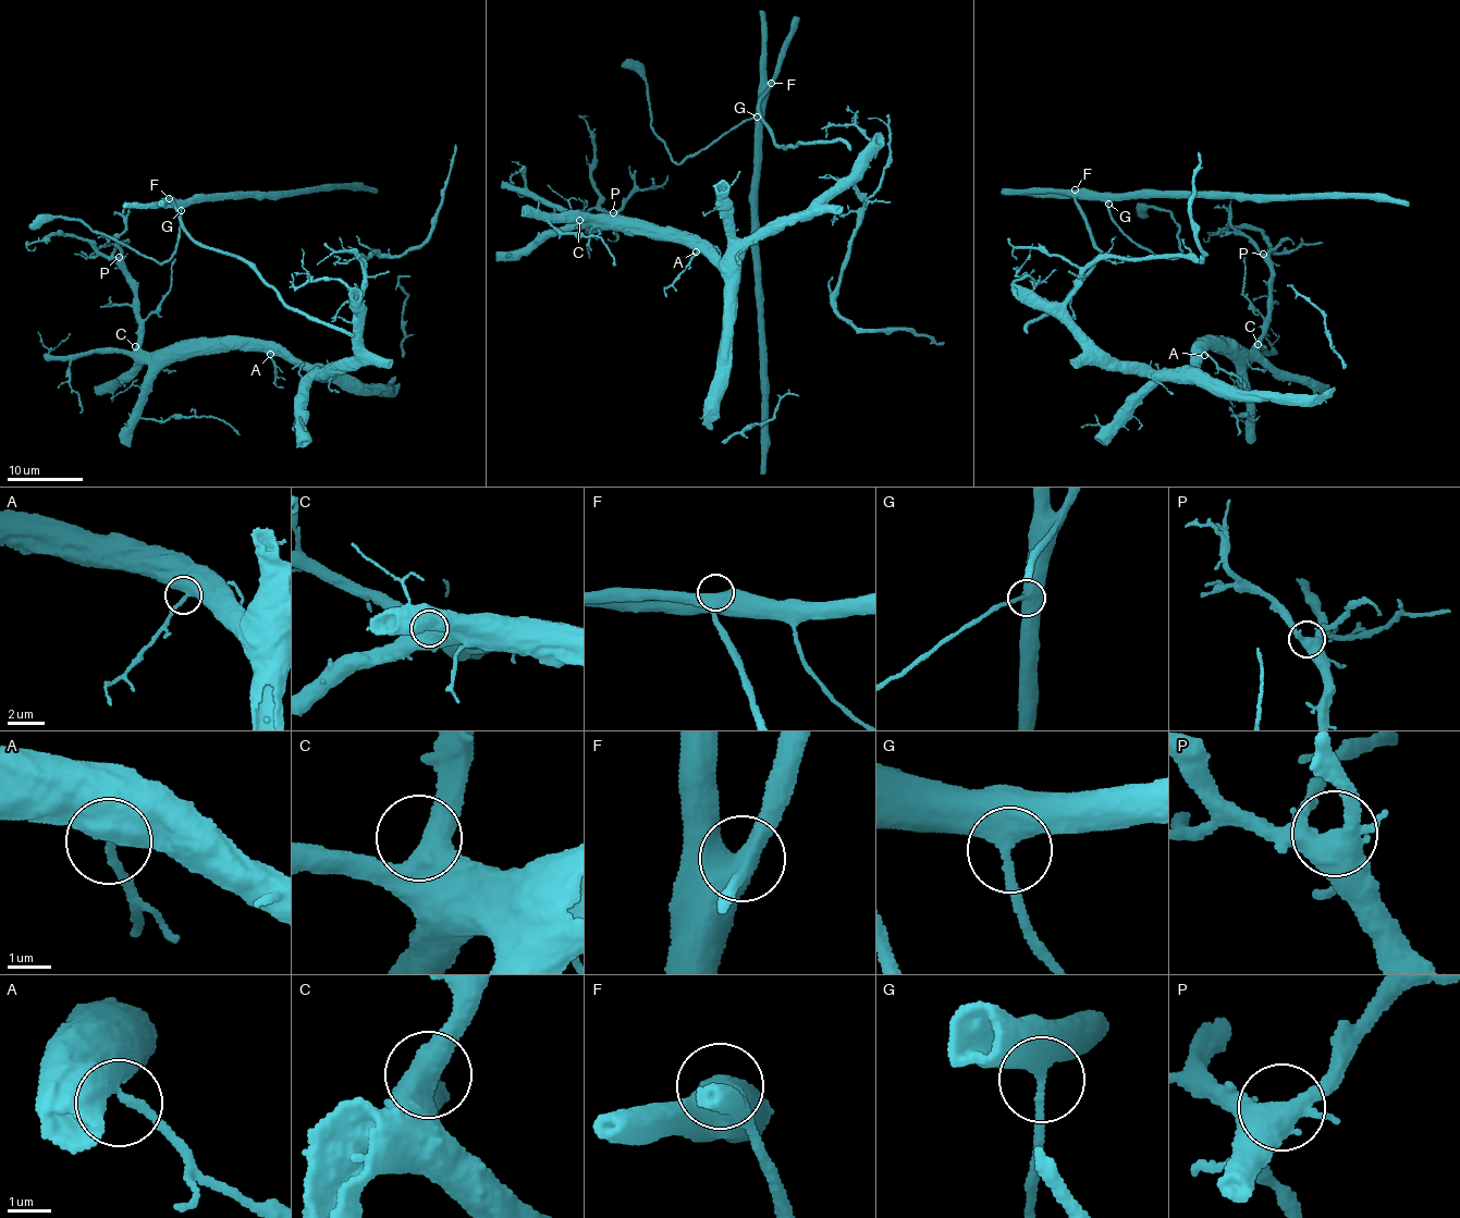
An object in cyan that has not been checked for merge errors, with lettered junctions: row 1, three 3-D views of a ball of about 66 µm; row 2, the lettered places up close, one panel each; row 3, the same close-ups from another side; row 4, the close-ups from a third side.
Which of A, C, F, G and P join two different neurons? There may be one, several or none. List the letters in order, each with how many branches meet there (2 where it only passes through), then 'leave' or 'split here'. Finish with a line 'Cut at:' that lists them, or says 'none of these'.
A: 2 | leave
C: 2 | leave
F: 3 | leave
G: 2 | leave
P: 4 | leave
Cut at: none of these

